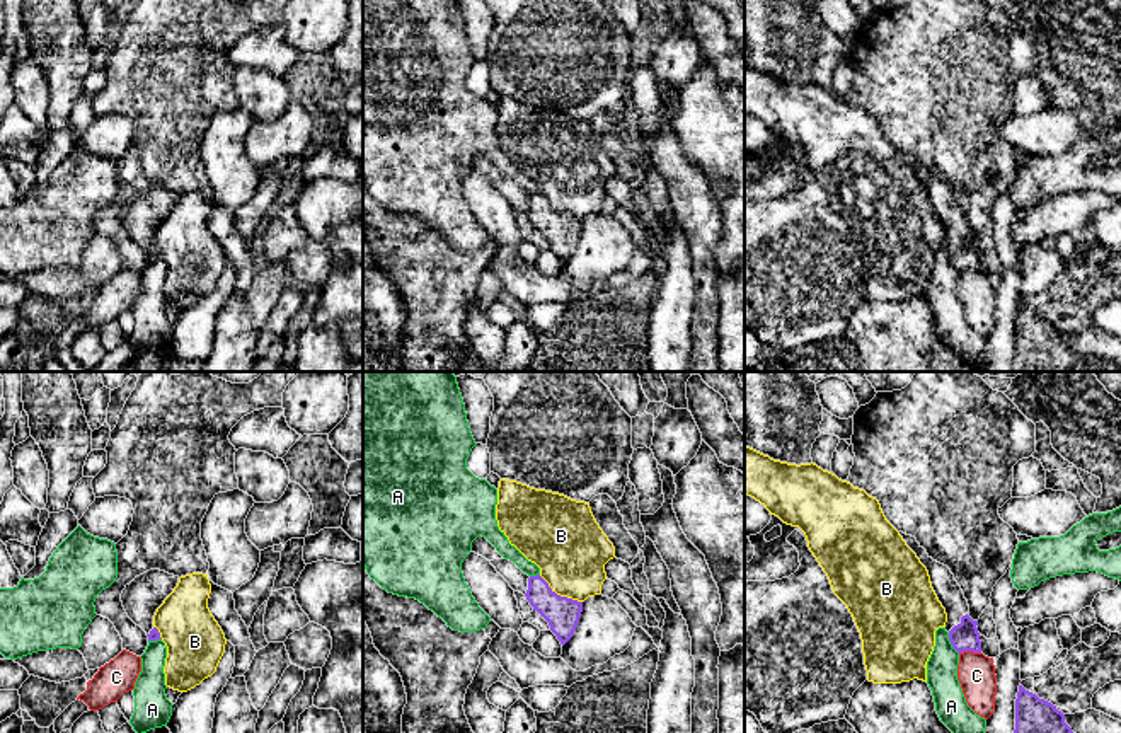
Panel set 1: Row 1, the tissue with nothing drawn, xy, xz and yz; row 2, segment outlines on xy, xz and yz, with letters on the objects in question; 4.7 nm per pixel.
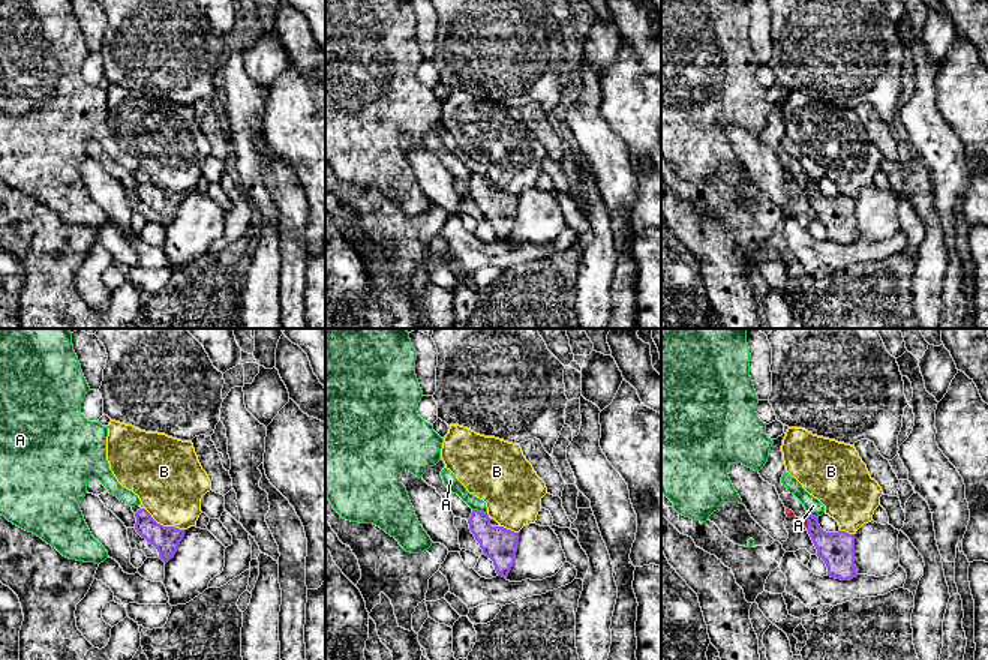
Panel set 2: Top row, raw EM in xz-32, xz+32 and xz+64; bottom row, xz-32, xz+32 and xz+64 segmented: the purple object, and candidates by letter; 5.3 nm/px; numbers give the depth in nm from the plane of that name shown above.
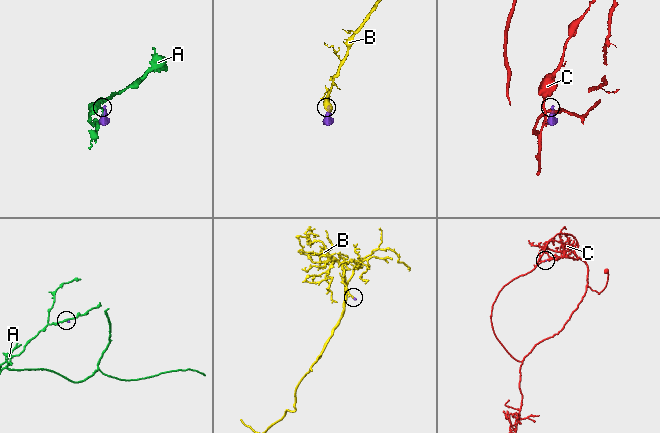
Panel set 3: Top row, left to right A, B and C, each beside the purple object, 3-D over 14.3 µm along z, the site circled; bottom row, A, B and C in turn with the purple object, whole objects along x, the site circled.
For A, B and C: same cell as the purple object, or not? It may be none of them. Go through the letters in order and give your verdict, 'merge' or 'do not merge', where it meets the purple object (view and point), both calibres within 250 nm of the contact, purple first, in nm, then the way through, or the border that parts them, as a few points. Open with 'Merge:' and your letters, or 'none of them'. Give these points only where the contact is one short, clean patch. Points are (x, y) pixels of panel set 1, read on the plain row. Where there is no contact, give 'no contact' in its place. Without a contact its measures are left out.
Merge: none of them
A: do not merge; meets purple in yz at (951, 261); 140 nm thick on the purple side, 140 nm on the other; border along yz (948, 251), (948, 258), (958, 271)
B: do not merge; meets purple in xz at (559, 213); 160 nm thick on the purple side, 340 nm on the other; border along xz (539, 193), (557, 212), (581, 220)
C: do not merge; meets purple in yz at (970, 268); 140 nm thick on the purple side, 180 nm on the other

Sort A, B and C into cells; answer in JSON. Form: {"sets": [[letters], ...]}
{"sets": [["A"], ["B"], ["C"]]}

